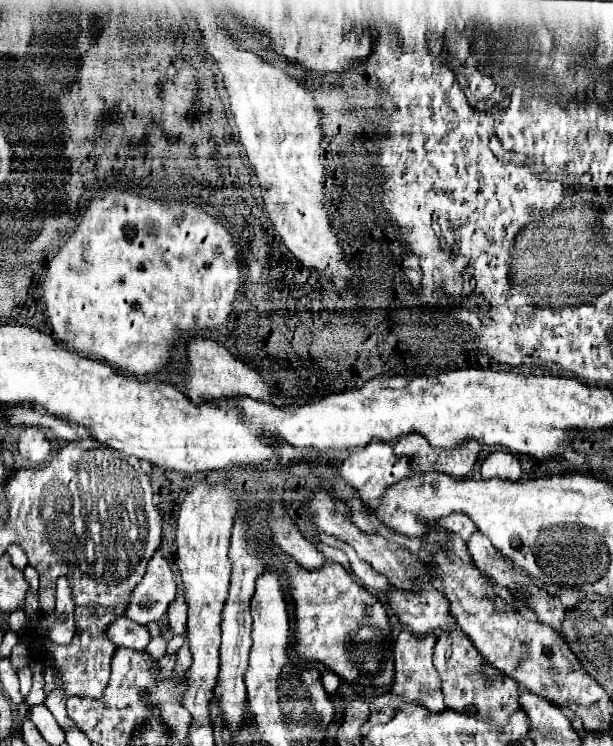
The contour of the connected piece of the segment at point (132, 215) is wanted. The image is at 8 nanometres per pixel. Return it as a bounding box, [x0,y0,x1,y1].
[45,190,241,376]

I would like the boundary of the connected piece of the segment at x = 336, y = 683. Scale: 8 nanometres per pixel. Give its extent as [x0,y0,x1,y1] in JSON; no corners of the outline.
[321,672,341,696]

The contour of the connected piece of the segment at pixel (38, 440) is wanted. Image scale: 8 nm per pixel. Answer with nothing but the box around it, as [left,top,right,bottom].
[19,428,53,466]

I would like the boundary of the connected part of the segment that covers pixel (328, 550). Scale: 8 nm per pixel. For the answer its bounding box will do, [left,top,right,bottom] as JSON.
[317,542,351,572]

